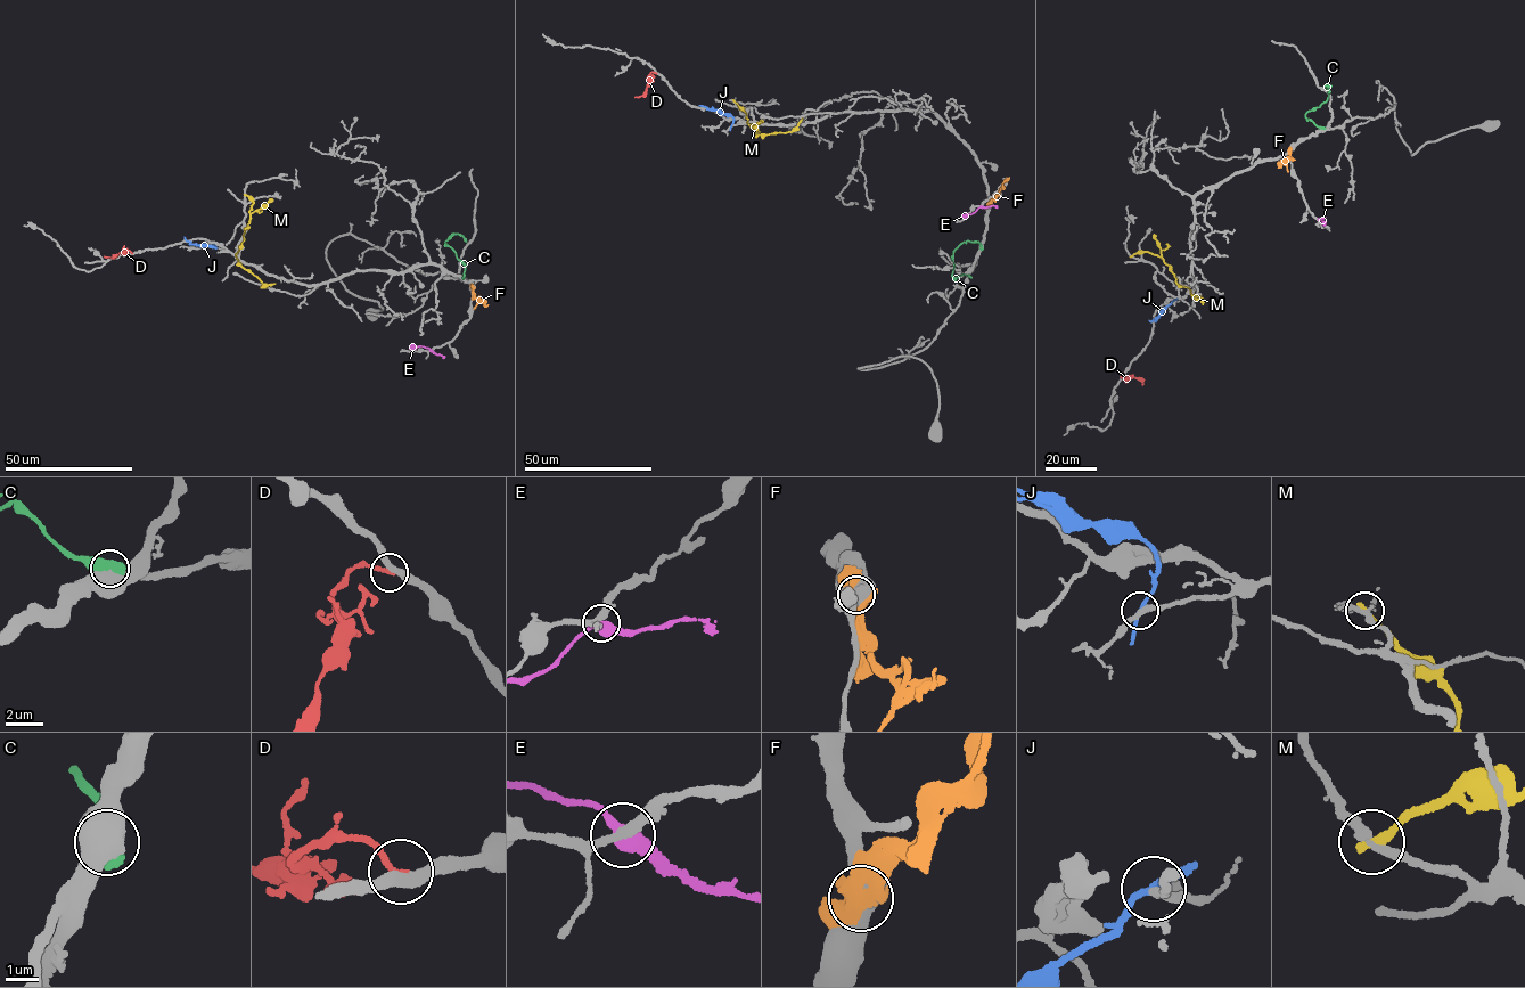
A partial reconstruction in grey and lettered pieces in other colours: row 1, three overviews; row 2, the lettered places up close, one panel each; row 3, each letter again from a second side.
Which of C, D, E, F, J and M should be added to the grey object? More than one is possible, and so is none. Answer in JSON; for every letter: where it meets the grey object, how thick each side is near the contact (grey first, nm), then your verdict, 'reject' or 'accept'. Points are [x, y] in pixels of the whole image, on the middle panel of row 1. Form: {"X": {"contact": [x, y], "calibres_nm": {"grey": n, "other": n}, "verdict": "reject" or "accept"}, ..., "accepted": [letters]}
{"C": {"contact": [981, 247], "calibres_nm": {"grey": 1000, "other": 800}, "verdict": "reject"}, "D": {"contact": [656, 73], "calibres_nm": {"grey": 360, "other": 220}, "verdict": "reject"}, "E": {"contact": [981, 206], "calibres_nm": {"grey": 280, "other": 460}, "verdict": "reject"}, "F": {"contact": [990, 203], "calibres_nm": {"grey": 440, "other": 420}, "verdict": "reject"}, "J": {"contact": [731, 125], "calibres_nm": {"grey": 240, "other": 190}, "verdict": "reject"}, "M": {"contact": [734, 100], "calibres_nm": {"grey": 280, "other": 280}, "verdict": "reject"}, "accepted": []}

